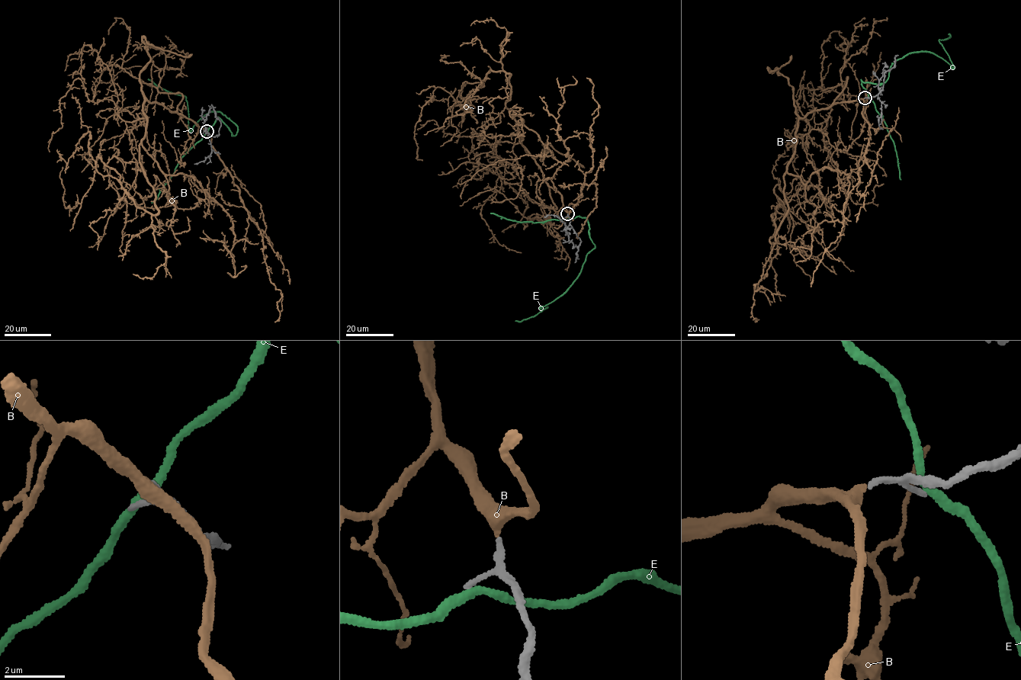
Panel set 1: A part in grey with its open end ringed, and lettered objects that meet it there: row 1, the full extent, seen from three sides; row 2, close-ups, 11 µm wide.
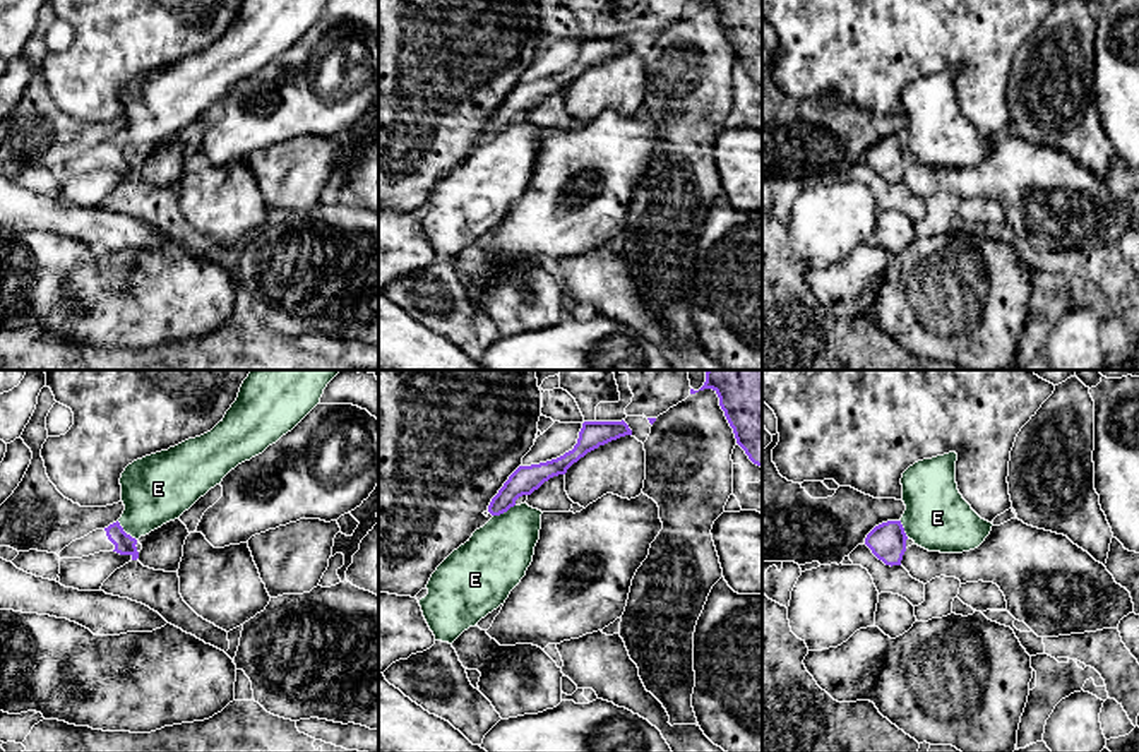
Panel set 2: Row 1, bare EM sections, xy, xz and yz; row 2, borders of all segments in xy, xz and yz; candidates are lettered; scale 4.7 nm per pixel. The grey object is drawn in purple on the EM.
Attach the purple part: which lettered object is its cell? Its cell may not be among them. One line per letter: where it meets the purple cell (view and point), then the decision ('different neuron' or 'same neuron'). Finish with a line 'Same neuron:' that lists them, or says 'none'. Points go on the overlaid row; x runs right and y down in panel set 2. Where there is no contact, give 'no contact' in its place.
B: no contact; same neuron
E: meets purple in xy at (124, 531); different neuron
Same neuron: B

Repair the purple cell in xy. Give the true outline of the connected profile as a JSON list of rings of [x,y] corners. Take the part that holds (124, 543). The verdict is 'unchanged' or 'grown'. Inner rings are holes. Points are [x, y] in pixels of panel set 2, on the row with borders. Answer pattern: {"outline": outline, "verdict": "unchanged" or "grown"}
{"outline": [[[118,521],[104,528],[104,531],[106,531],[108,540],[115,545],[113,552],[120,555],[130,555],[132,560],[139,558],[139,552],[135,546],[137,540],[127,534]]], "verdict": "unchanged"}

